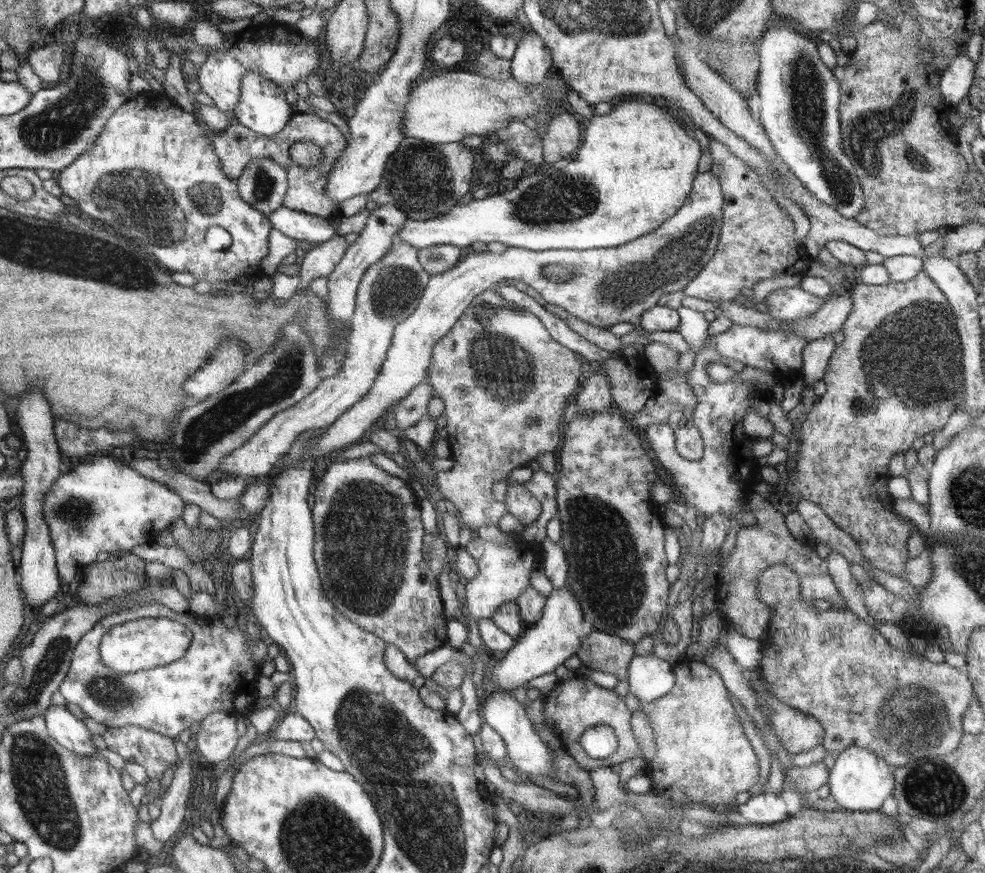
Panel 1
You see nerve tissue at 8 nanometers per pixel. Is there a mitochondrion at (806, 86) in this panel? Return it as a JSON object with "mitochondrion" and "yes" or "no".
{"mitochondrion":"yes"}

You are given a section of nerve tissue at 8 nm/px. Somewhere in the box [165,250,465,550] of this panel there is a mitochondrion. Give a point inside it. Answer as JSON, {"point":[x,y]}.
{"point":[208,428]}

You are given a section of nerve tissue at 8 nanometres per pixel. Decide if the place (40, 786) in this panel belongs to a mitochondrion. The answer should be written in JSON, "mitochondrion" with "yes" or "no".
{"mitochondrion":"yes"}

